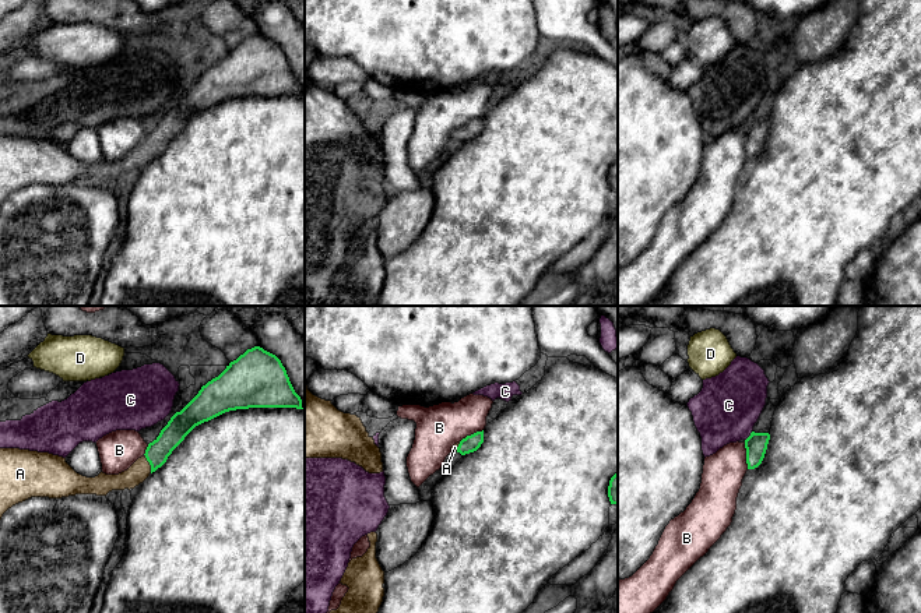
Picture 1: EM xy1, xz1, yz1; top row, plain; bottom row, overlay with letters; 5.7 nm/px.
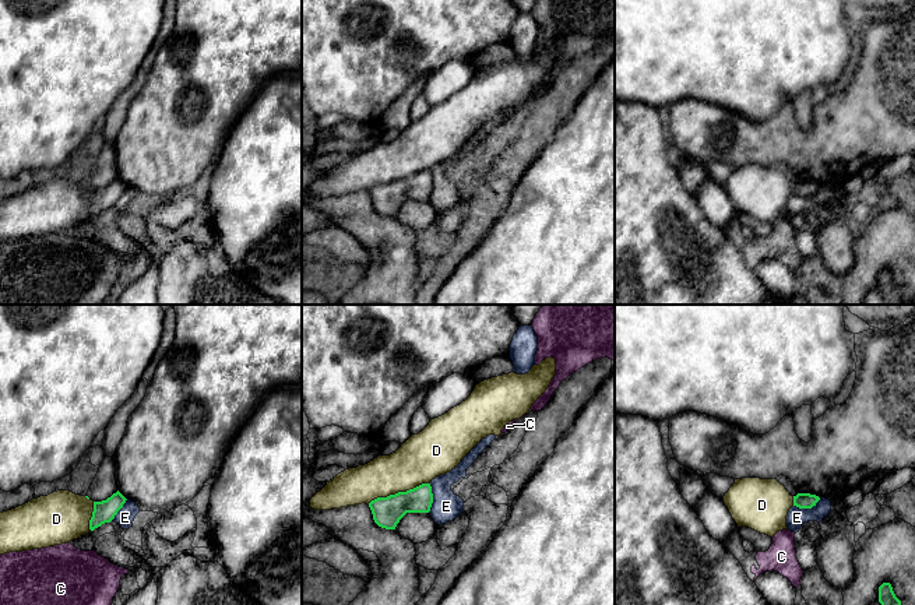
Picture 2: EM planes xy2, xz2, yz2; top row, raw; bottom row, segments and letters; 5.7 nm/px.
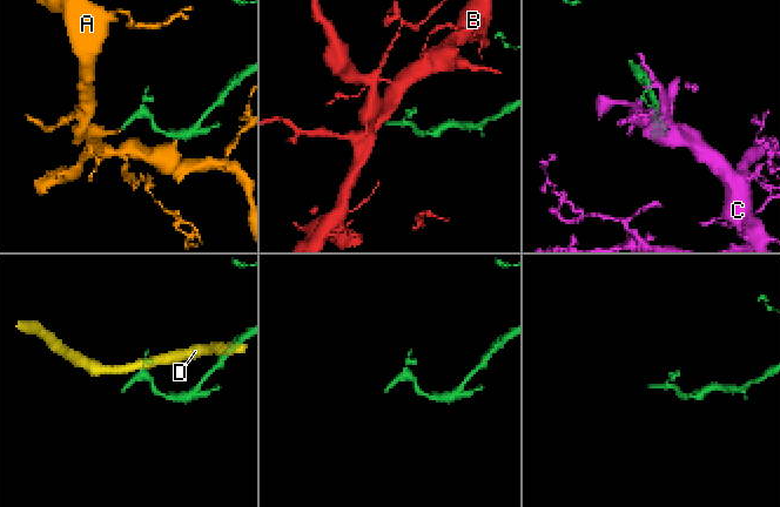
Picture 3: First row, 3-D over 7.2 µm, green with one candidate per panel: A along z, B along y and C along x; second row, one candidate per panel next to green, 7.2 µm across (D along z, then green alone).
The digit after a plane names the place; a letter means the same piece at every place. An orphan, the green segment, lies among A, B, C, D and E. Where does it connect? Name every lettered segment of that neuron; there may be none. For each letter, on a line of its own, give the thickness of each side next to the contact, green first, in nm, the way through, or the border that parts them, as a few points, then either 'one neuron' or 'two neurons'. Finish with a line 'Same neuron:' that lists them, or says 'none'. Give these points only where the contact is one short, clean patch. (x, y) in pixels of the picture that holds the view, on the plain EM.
A: calibres 140 and 110 nm; way xy1 (157, 140), (150, 151), (140, 157); one neuron
B: calibres 130 and 240 nm; border yz1 (744, 129), (748, 155); two neurons
C: calibres 130 and 360 nm; border yz1 (752, 119), (745, 127); two neurons
D: calibres 170 and 280 nm; border xz2 (429, 169), (422, 169), (386, 183), (377, 183), (368, 190); two neurons
E: calibres 100 and 110 nm; border yz2 (820, 185), (810, 194), (794, 193); two neurons
Same neuron: A

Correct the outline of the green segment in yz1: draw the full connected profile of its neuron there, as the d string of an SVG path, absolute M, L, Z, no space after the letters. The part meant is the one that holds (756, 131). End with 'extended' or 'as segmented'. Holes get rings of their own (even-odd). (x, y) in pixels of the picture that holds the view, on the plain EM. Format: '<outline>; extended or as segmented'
M752 119L750 123L745 127L748 156L755 156L762 151L767 137L769 127L769 120L755 119Z; as segmented

